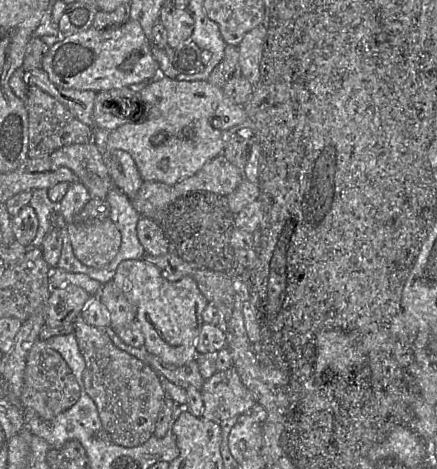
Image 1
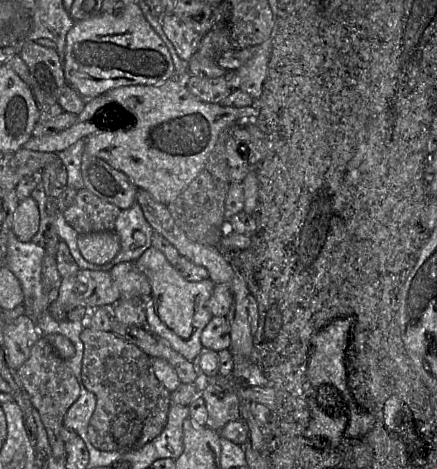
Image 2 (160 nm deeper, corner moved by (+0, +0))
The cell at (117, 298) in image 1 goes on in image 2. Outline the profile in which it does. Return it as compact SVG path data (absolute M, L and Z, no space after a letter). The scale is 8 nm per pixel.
M122 262L110 270L113 283L120 292L120 299L150 295L151 286L147 277L138 270L135 262Z

